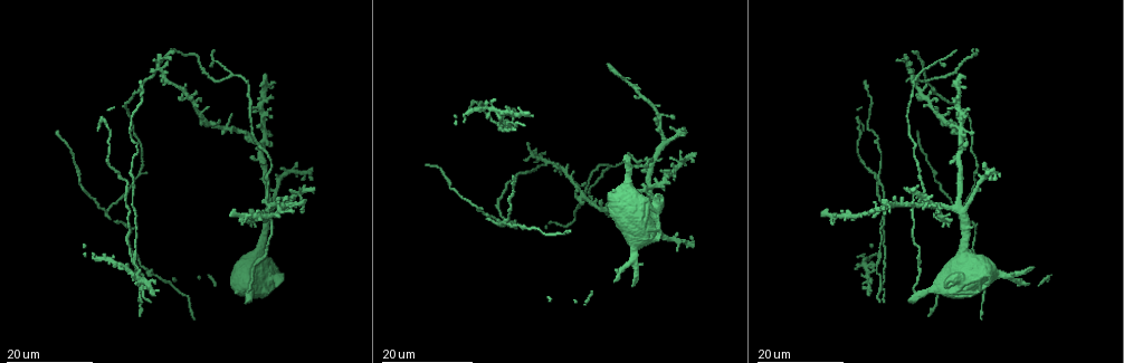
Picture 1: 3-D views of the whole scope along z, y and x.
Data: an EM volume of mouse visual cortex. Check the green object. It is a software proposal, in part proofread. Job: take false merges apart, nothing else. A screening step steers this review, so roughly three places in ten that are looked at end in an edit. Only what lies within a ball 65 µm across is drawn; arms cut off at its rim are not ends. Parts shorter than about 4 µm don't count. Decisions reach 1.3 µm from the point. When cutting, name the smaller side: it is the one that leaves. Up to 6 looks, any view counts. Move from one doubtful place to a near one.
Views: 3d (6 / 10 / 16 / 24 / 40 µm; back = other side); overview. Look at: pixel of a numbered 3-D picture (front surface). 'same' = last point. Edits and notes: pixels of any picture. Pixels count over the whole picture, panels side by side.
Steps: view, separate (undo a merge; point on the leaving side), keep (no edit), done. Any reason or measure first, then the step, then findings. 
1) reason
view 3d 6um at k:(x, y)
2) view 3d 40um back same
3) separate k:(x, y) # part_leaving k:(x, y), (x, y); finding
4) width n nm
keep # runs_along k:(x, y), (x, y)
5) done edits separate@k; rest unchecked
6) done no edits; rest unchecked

calibre changes
view 3d 16um at 1:(267, 198)

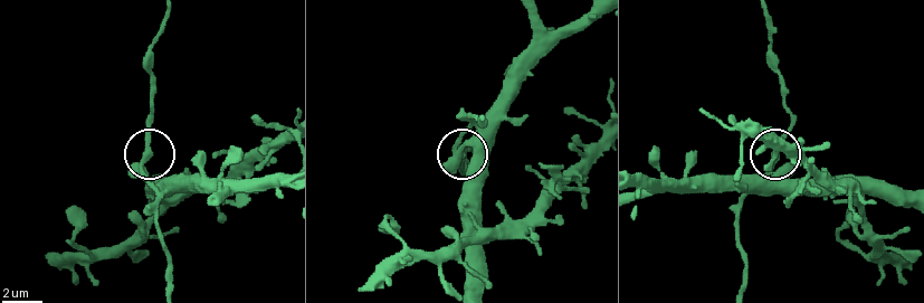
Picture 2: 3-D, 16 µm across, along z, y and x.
view 3d 6um at 2:(145, 158)

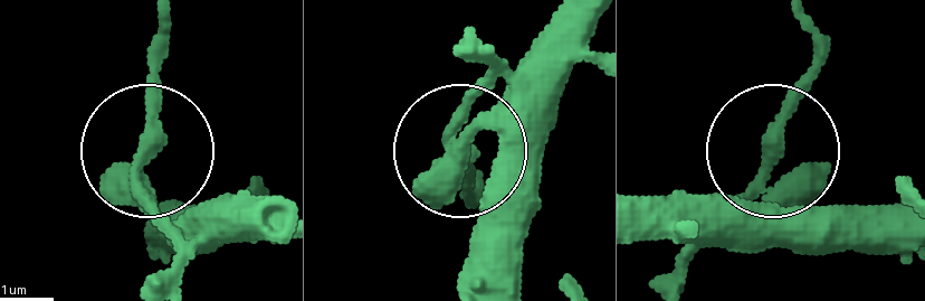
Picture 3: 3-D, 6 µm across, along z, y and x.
width 360 nm
keep # continuous, no second neuron

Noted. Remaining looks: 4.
three arms meet
view 3d 24um at 1:(507, 223)

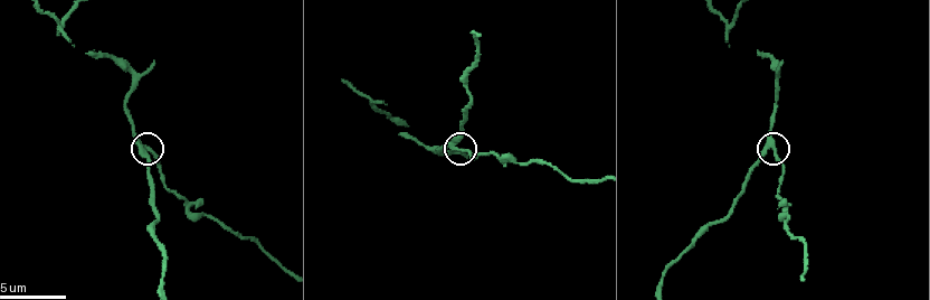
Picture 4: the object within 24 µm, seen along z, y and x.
view 3d 10um at 4:(768, 147)

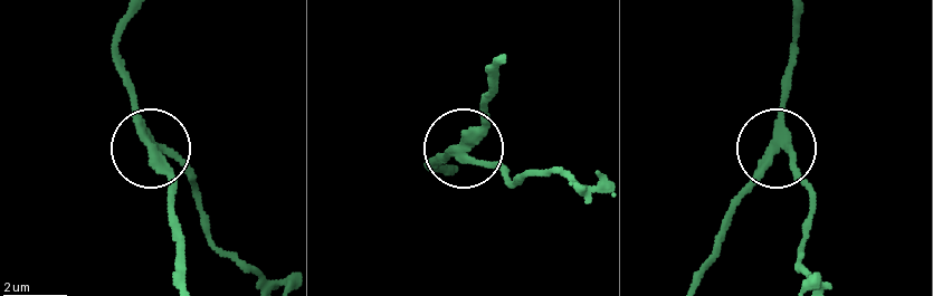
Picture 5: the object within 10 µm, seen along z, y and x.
arms 3
separate 5:(132, 88) # two neurons meet here

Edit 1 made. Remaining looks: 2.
done edits separate@5; rest unchecked

